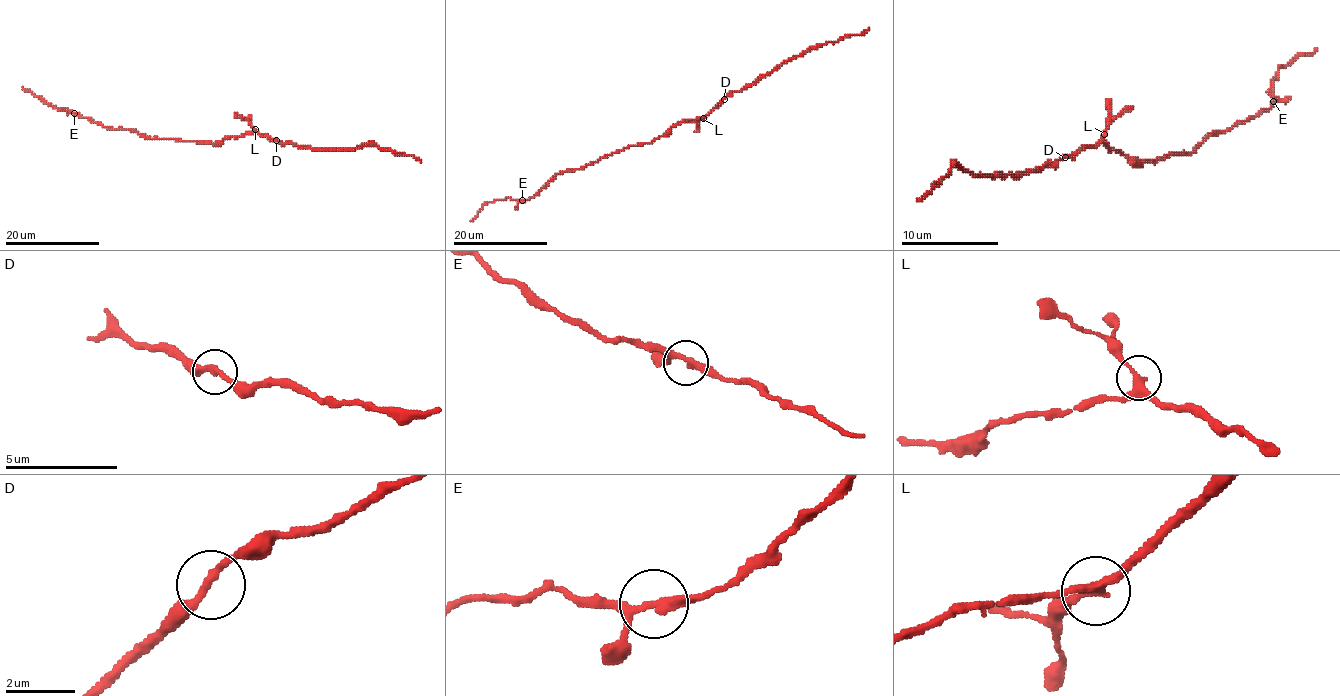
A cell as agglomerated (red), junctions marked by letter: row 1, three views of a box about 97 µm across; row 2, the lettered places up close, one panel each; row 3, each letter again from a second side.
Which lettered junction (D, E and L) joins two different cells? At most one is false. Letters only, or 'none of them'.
L

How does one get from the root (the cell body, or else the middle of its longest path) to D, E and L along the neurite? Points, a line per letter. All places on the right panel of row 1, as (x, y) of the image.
D: (1133, 160), (1128, 160), (1118, 150), (1111, 150), (1106, 143), (1082, 145), (1065, 157)
E: (1133, 160), (1152, 162), (1164, 155), (1188, 155), (1208, 135), (1249, 121), (1273, 101)
L: (1133, 160), (1128, 160), (1118, 150), (1111, 150), (1104, 140), (1104, 133)

